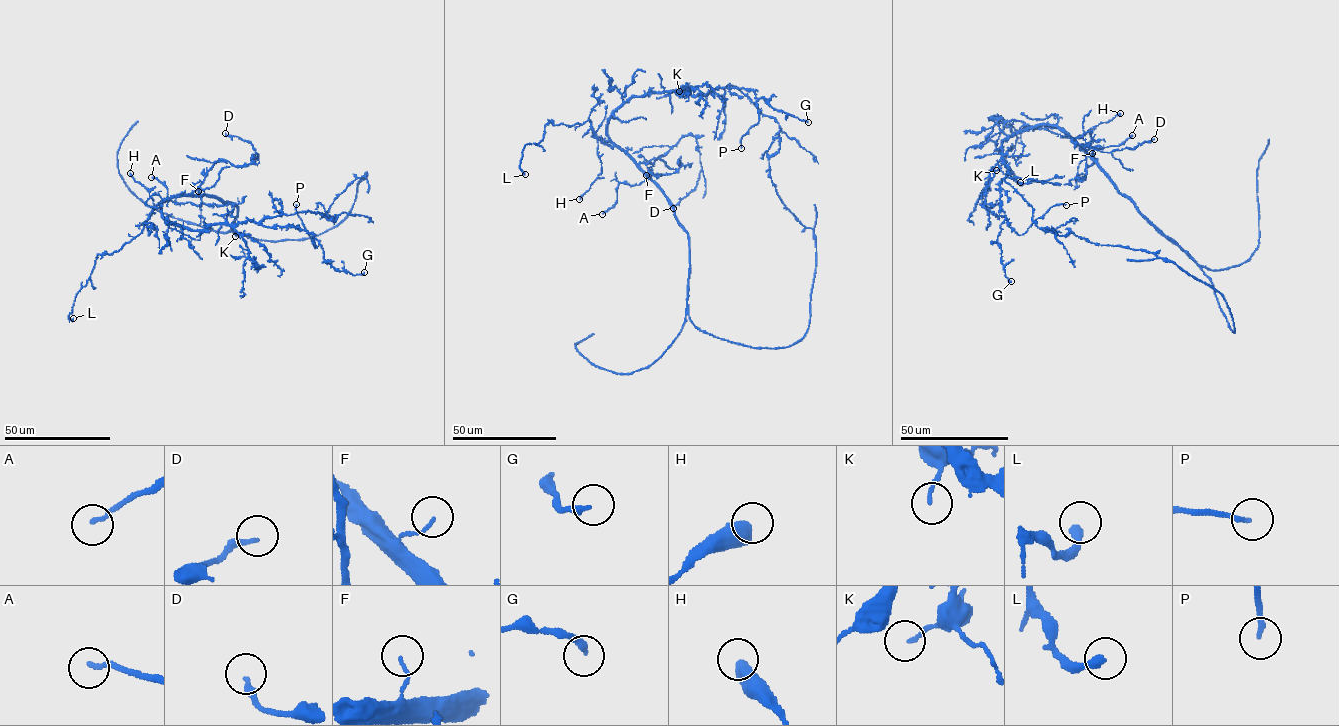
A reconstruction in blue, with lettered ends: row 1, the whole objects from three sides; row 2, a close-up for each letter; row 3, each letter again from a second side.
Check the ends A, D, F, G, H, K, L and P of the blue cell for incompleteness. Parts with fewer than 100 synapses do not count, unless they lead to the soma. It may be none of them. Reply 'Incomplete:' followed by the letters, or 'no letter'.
Incomplete: no letter

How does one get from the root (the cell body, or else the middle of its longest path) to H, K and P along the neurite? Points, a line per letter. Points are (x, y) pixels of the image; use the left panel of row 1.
H: (213, 196), (175, 195), (161, 200), (150, 215), (153, 200), (130, 173)
K: (213, 196), (175, 196), (163, 202), (161, 212), (168, 221), (190, 229), (232, 223), (235, 236)
P: (213, 196), (175, 196), (161, 212), (190, 229), (248, 220), (299, 227), (313, 234), (315, 248), (296, 204)

